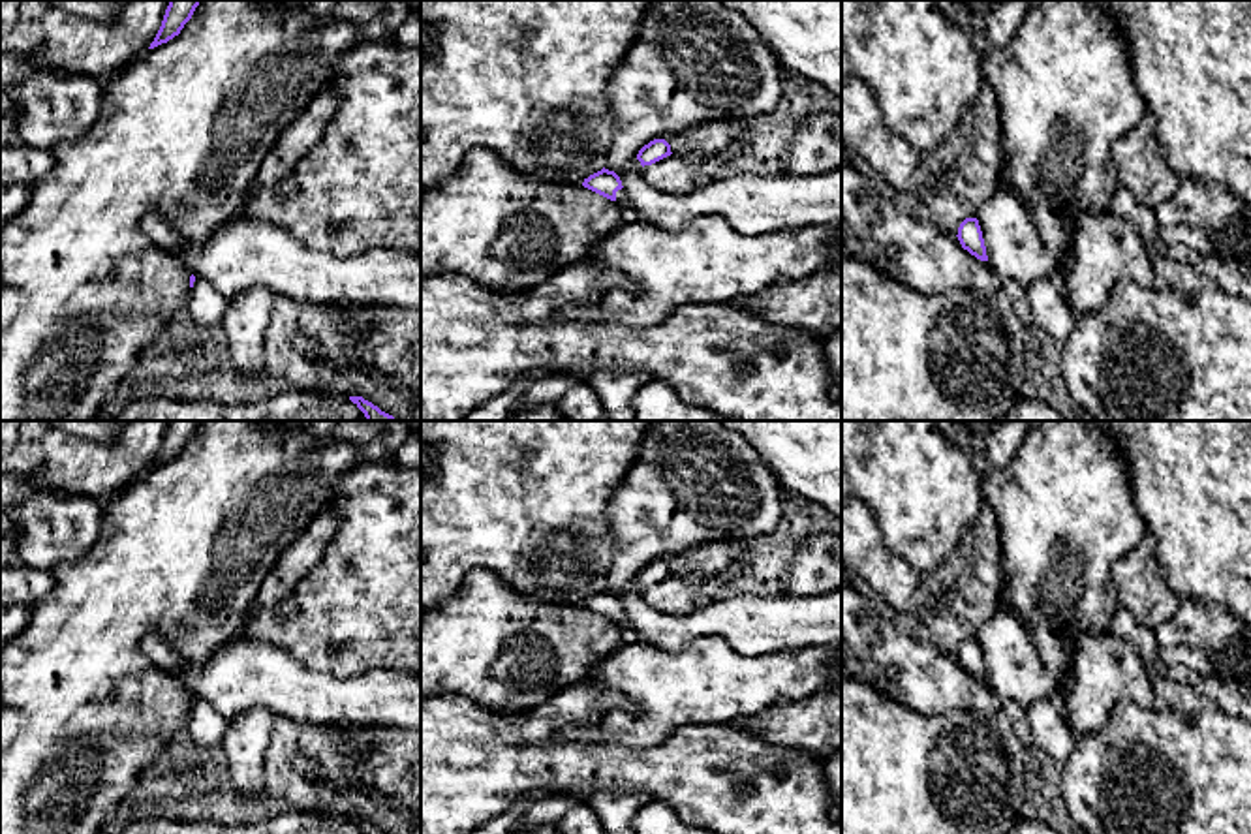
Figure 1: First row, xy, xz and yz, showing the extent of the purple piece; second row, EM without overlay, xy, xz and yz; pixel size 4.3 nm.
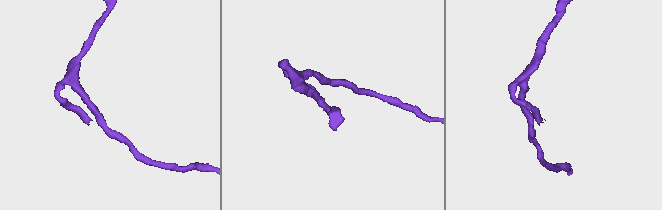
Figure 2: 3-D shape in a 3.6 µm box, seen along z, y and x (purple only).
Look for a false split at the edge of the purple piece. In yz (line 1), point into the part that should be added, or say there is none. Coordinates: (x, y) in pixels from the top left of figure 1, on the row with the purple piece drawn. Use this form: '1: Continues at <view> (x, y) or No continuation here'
1: No continuation here

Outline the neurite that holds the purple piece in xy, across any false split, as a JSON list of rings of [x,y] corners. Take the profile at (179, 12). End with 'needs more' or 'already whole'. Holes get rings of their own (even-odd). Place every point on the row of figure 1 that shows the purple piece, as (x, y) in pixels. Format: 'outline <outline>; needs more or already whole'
outline [[[169,0],[162,26],[148,49],[167,43],[180,34],[201,0]]]; already whole

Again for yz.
outline [[[965,218],[960,224],[956,237],[964,250],[981,261],[988,261],[982,231],[977,218]]]; already whole

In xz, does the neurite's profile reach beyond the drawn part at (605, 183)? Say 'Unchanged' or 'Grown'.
Grown

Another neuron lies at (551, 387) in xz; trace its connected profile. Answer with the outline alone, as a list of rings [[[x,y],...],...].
[[[545,376],[524,391],[524,394],[509,409],[509,415],[515,415],[518,409],[535,406],[539,402],[558,402],[567,391],[575,389],[577,385],[579,381],[573,378]]]

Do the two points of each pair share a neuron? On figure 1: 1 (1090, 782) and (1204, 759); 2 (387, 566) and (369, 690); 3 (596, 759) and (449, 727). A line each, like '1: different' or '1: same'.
1: same
2: different
3: same

